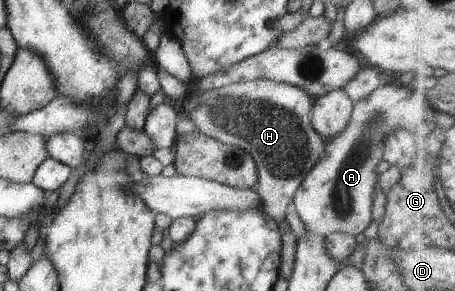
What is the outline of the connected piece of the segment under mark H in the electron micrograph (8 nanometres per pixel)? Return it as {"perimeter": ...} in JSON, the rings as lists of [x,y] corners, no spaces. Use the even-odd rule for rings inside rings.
{"perimeter":[[[243,79],[202,90],[198,84],[194,80],[183,99],[178,100],[182,111],[188,111],[186,119],[205,137],[234,145],[254,159],[257,180],[252,188],[262,201],[262,210],[278,225],[286,225],[285,212],[294,191],[324,153],[324,140],[310,123],[314,99],[296,85],[264,79]]]}

